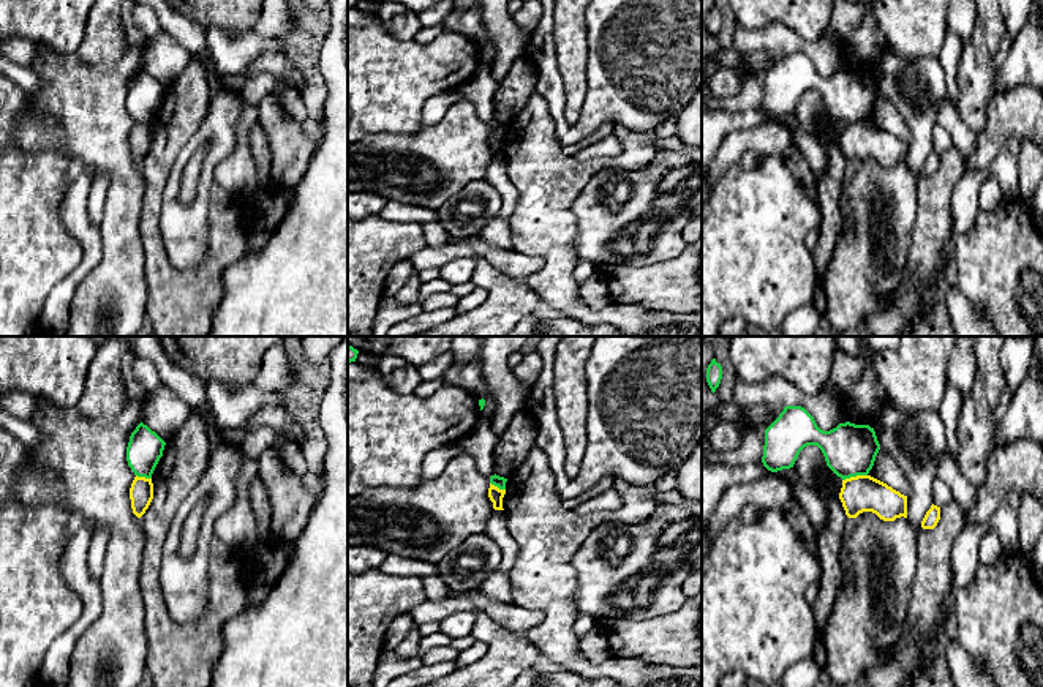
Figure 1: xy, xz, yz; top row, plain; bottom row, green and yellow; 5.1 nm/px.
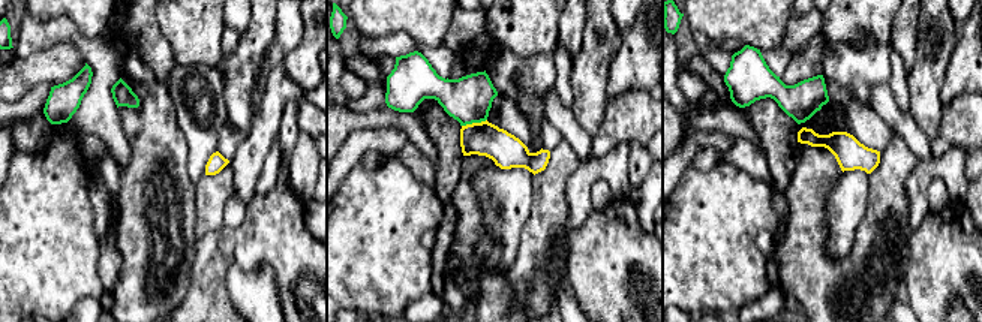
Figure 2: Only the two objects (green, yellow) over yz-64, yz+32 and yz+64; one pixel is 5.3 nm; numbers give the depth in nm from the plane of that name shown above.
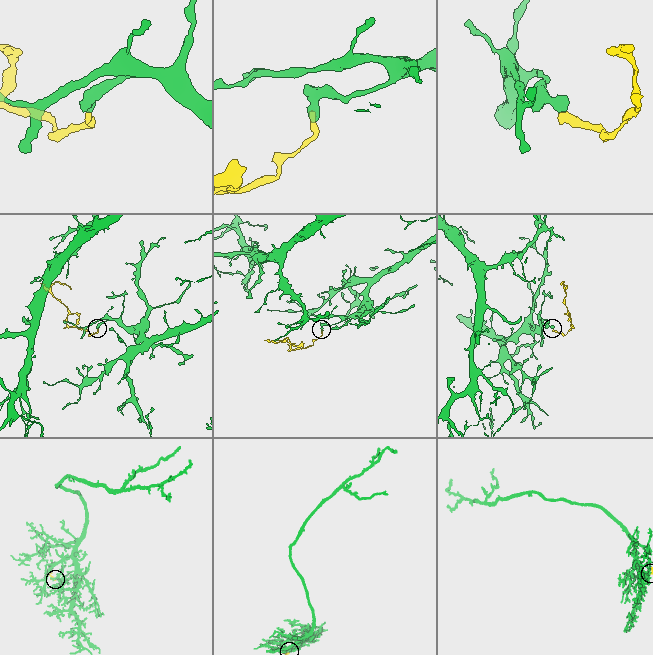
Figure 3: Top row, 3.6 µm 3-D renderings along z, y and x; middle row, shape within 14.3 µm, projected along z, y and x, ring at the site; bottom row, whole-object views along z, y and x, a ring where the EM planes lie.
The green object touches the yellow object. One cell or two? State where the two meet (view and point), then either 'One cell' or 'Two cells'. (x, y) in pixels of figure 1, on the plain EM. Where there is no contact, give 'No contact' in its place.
Touches green at yz (854, 122). Two cells

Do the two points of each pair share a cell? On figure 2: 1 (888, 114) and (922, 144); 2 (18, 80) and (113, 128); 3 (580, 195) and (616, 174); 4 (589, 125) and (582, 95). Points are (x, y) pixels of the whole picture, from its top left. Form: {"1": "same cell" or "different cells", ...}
{"1": "same cell", "2": "different cells", "3": "same cell", "4": "same cell"}

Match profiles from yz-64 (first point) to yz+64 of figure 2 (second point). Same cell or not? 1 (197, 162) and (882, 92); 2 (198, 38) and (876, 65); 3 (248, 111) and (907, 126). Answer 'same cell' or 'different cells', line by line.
1: different cells
2: different cells
3: different cells

